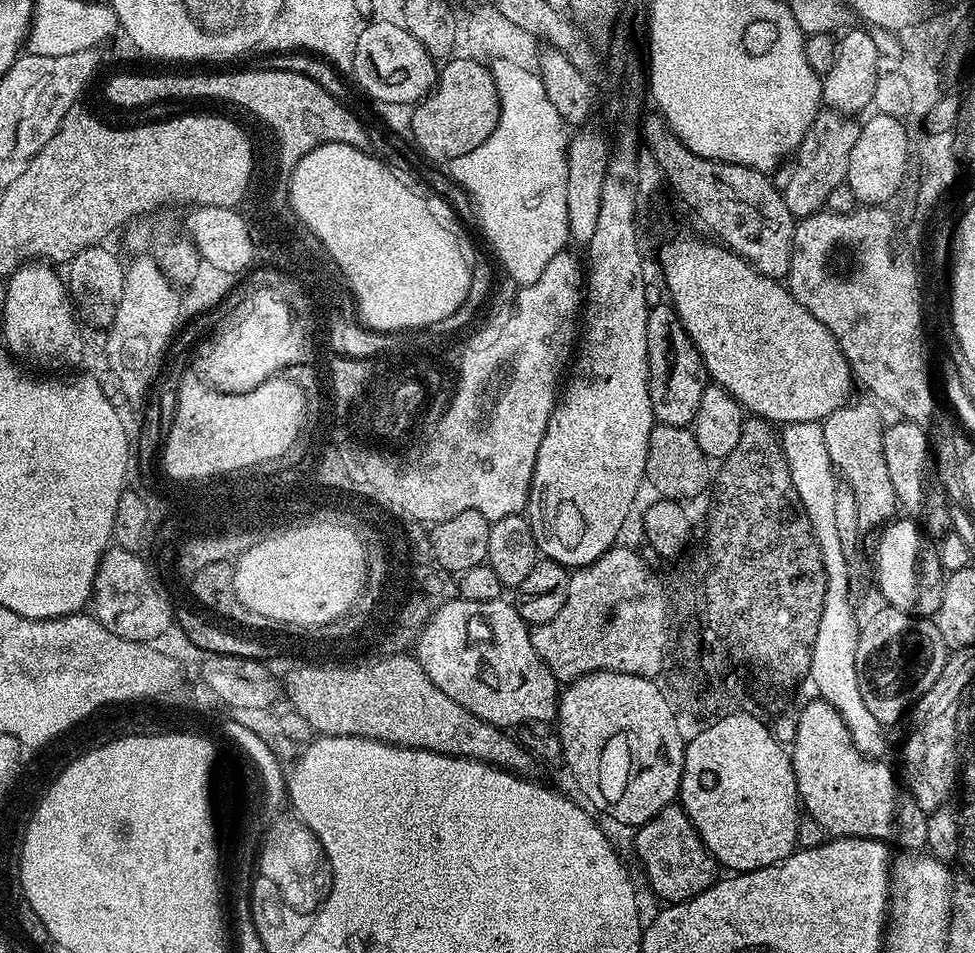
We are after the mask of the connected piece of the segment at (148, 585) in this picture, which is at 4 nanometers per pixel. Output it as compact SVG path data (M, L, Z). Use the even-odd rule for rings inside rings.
M109 547L96 571L90 608L96 621L106 626L110 634L118 634L118 638L127 640L156 642L168 627L173 627L174 604L168 601L167 594L152 577L144 559L143 555L125 548Z

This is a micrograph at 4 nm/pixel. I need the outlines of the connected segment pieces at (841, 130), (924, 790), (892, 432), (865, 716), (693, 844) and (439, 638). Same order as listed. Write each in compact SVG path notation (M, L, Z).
M829 108L821 109L821 112L811 124L810 130L806 132L802 142L795 149L794 164L791 163L790 166L790 180L782 191L786 206L788 206L788 210L790 210L795 219L801 220L807 216L812 216L815 212L821 211L824 208L826 198L830 196L834 187L847 181L850 152L854 148L860 133L860 124L853 120L855 119L847 113L839 113Z
M956 708L934 714L921 726L915 727L914 746L908 746L900 752L900 772L903 787L918 802L925 814L939 813L949 803L948 800L958 788L958 737L956 734Z
M900 418L897 421L897 424L889 423L885 427L884 437L882 438L882 455L886 457L886 470L890 474L891 484L894 485L894 494L896 495L899 507L903 511L905 508L908 511L905 513L915 520L929 537L935 536L935 538L940 538L949 531L950 526L948 526L948 523L952 520L952 512L948 509L950 501L944 495L944 488L939 480L936 479L936 465L932 455L929 433L924 433L927 431L921 425L909 420Z
M820 422L785 424L778 439L794 482L794 490L798 490L798 498L802 498L802 510L806 510L806 518L810 518L825 574L822 618L818 621L818 638L814 638L808 680L817 691L815 693L838 710L855 748L868 759L881 759L885 755L887 731L885 725L878 722L878 718L867 709L858 690L856 655L861 625L858 620L856 624L856 612L848 601L852 580L848 577L848 552L844 549L844 536L840 533L840 512L836 509L838 476L832 466L830 450L826 450L824 425Z
M679 806L663 808L654 818L639 825L636 832L636 856L644 867L644 876L656 896L668 904L681 904L683 900L702 894L718 879L718 865L696 833L696 827Z
M459 598L446 602L438 609L430 618L428 625L422 630L420 639L415 641L414 655L420 661L422 670L426 670L430 682L434 682L434 686L438 686L438 690L442 690L442 694L454 698L454 702L458 702L458 706L462 706L466 710L470 710L470 714L474 714L478 718L482 718L488 724L493 724L495 728L501 730L513 730L519 724L531 726L534 724L548 724L556 719L556 707L560 704L558 695L558 681L556 675L548 668L548 664L534 650L532 645L532 634L529 624L518 614L515 603L509 602L507 599L501 598L491 600L490 602L470 602L469 600L461 600Z

